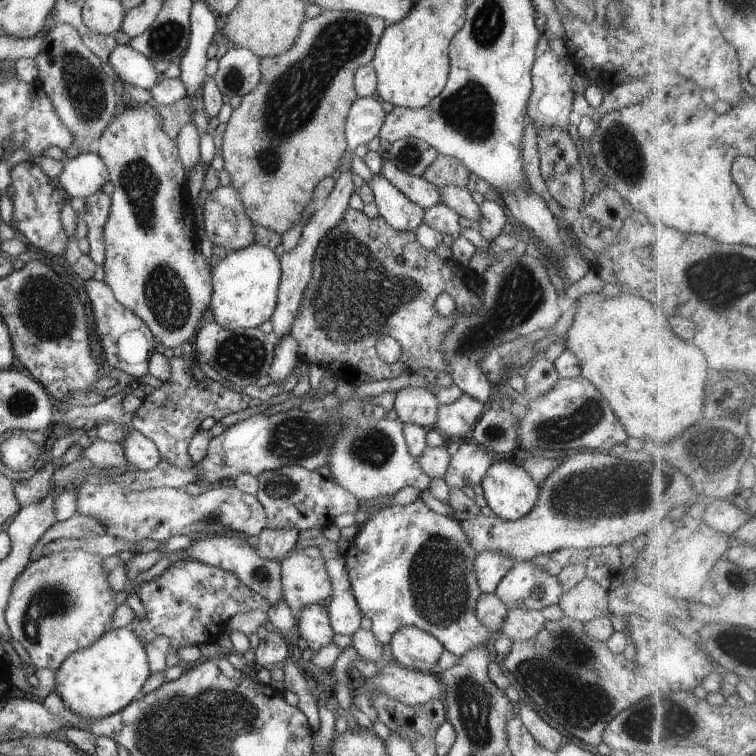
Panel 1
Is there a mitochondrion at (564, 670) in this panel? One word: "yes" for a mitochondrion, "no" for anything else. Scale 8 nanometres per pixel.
yes

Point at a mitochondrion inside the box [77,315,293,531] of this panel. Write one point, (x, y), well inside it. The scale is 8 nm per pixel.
(242, 355)

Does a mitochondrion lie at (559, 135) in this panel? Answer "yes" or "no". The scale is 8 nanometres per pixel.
no

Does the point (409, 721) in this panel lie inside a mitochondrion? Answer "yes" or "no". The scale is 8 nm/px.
no

